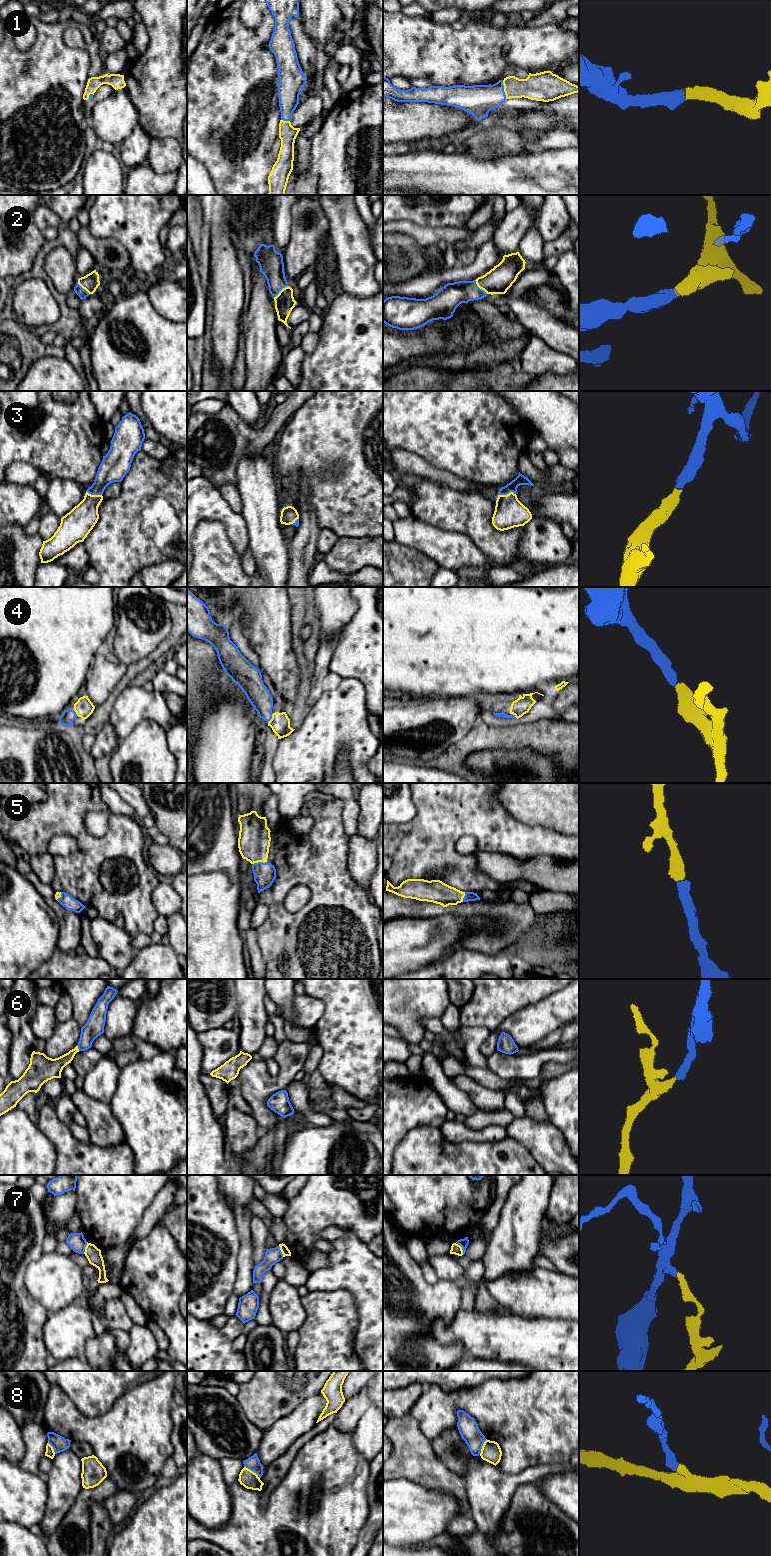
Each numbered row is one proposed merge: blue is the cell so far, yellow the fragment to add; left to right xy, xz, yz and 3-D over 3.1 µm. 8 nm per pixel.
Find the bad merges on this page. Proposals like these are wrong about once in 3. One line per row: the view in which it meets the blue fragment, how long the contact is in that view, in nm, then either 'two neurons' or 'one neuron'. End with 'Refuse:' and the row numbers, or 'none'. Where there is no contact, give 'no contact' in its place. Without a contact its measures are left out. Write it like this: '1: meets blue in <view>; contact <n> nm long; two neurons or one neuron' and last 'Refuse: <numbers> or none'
1: meets blue in yz; contact 150 nm long; one neuron
2: meets blue in yz; contact 160 nm long; one neuron
3: meets blue in yz; contact 140 nm long; one neuron
4: meets blue in xz; contact 80 nm long; one neuron
5: meets blue in xz; contact 120 nm long; one neuron
6: meets blue in xy; contact 50 nm long; one neuron
7: meets blue in yz; contact 120 nm long; two neurons
8: meets blue in xz; contact 160 nm long; two neurons
Refuse: 7, 8

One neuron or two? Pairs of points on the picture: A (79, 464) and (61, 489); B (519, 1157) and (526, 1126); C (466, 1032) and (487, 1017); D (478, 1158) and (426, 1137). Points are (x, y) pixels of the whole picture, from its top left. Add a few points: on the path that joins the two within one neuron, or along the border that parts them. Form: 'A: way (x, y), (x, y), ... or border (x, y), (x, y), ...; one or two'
A: border (49, 479), (53, 477), (71, 479), (84, 489); two
B: border (508, 1135), (520, 1142), (537, 1163); two
C: border (462, 1025), (484, 1026), (490, 1031); two
D: way (464, 1158), (441, 1158), (434, 1151); one

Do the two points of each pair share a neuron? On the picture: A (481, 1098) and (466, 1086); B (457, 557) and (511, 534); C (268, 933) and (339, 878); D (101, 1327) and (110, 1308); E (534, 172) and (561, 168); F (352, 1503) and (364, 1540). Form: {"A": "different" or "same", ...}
{"A": "same", "B": "different", "C": "same", "D": "different", "E": "same", "F": "different"}

